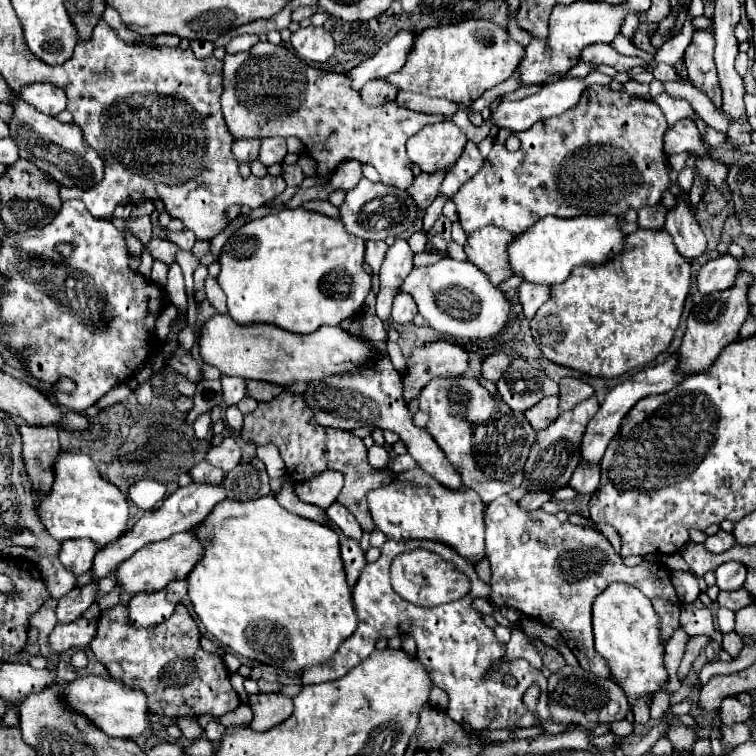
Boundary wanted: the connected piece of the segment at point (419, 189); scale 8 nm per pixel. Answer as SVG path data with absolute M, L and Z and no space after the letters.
M440 170L440 172L422 172L422 174L414 180L412 188L408 188L410 196L414 196L416 206L418 206L420 210L426 210L426 208L432 204L434 196L440 192L440 184L442 184L444 176L446 176L446 170Z

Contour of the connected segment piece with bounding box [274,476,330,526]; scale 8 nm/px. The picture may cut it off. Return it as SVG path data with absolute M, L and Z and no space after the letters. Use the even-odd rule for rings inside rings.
M284 476L284 484L282 484L282 488L278 492L274 492L274 498L278 500L278 504L282 508L286 508L292 514L298 514L298 516L304 516L304 518L312 518L312 520L316 520L316 522L320 522L324 526L330 524L330 520L328 520L328 516L326 516L326 512L322 508L318 508L314 504L306 504L296 496L294 482L288 476Z

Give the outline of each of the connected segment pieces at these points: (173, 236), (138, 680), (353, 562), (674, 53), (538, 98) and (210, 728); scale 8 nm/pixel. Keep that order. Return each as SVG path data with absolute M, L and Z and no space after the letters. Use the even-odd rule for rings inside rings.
M180 230L180 232L168 232L168 236L166 236L168 240L172 240L178 248L182 248L182 250L192 250L192 246L194 246L194 242L196 242L196 236L194 236L194 232L192 230Z
M116 604L114 608L106 610L98 618L98 632L92 640L92 652L106 666L112 678L118 678L122 684L136 686L146 692L150 712L166 718L180 718L180 716L202 716L212 714L216 718L224 716L226 712L240 706L240 698L230 686L230 672L218 654L210 654L200 648L200 630L184 604L178 604L174 614L160 626L154 628L134 628L128 620L128 608L124 604Z
M332 526L332 528L340 534L340 550L342 550L342 560L344 560L344 570L346 570L346 576L348 576L348 584L354 586L360 572L362 572L362 566L366 564L366 556L362 552L358 540L344 536L338 526Z
M688 14L688 20L684 24L684 28L678 32L678 36L670 38L668 42L664 42L658 50L656 50L656 60L658 62L664 62L664 64L676 64L682 56L684 56L684 50L688 48L690 40L692 40L692 34L694 34L694 26L692 26L692 16Z
M560 78L552 84L546 84L542 86L542 90L538 94L532 94L524 100L518 100L518 102L500 102L500 106L496 108L496 112L492 112L492 120L498 128L510 128L510 130L528 130L534 122L538 120L544 120L544 118L550 118L550 116L560 116L564 114L566 110L570 110L572 106L578 104L580 96L586 92L586 84L582 78Z
M212 720L206 728L204 728L204 734L206 734L206 738L208 740L212 740L212 742L216 742L216 740L220 740L222 736L224 736L224 732L226 732L226 728L218 722L218 720Z

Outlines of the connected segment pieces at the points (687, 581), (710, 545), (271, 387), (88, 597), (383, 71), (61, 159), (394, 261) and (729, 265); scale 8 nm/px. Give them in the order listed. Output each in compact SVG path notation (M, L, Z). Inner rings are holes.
M672 572L672 584L676 584L676 592L684 604L692 604L700 594L698 580L690 572Z
M718 530L716 534L708 536L708 538L706 538L706 542L704 542L704 546L706 546L710 552L714 552L714 554L726 552L726 550L728 550L728 548L732 548L734 544L736 544L734 536L732 536L730 532L724 532L724 530Z
M248 380L246 386L248 386L248 396L252 396L258 402L260 400L272 400L284 390L276 384L268 384L268 382L262 382L262 380Z
M94 582L86 586L76 586L74 590L70 590L58 602L58 608L56 608L58 622L76 620L84 610L90 608L90 604L96 600L96 594L98 594L98 584Z
M400 30L392 40L388 40L378 54L364 60L360 66L348 72L354 88L362 88L368 80L386 78L392 72L398 72L406 62L408 54L412 52L416 42L416 34L410 30Z
M18 96L14 98L12 108L14 118L10 120L10 138L16 142L20 158L32 160L62 186L94 188L104 178L104 162L96 150L88 148L82 128L78 124L60 124L56 118L36 112Z
M396 240L394 246L388 248L386 260L380 268L380 290L378 290L378 304L376 304L376 316L380 320L390 318L390 308L400 294L400 288L404 284L404 278L412 272L412 250L406 240Z
M730 254L718 256L716 260L710 260L700 268L698 280L696 280L698 290L702 294L710 294L710 292L732 288L738 272L740 272L738 258L734 258Z

